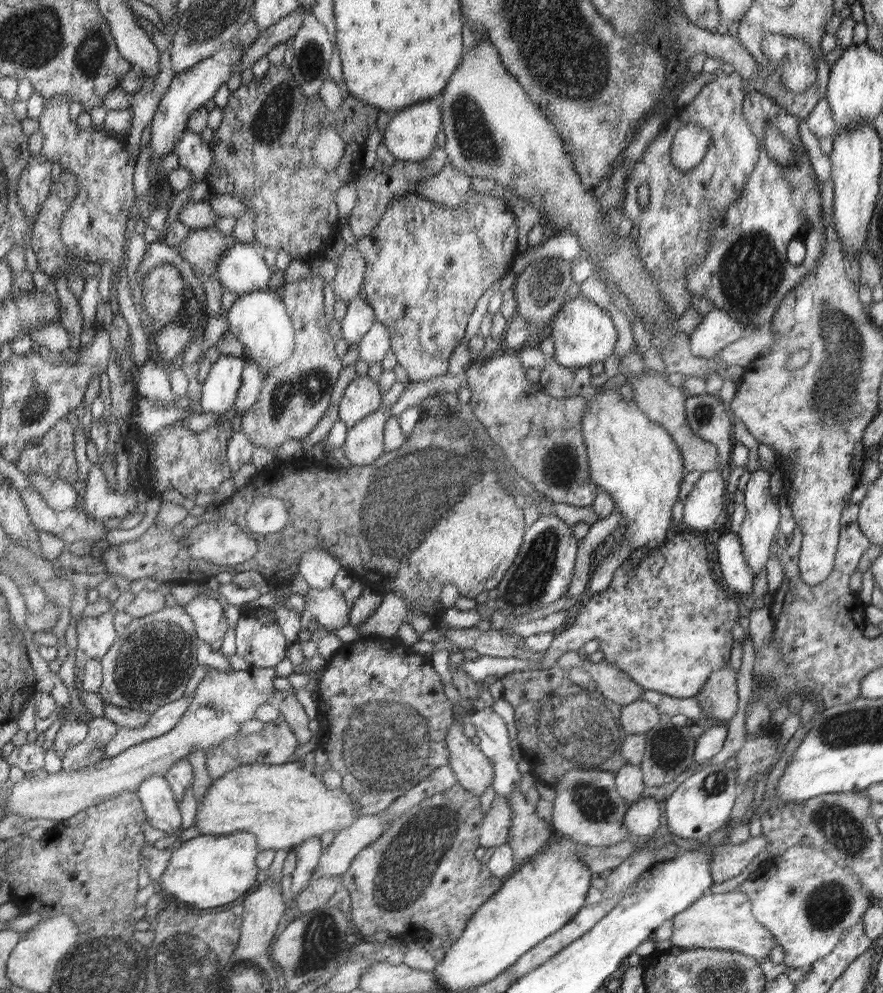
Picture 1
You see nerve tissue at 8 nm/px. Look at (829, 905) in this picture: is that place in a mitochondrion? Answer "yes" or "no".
yes

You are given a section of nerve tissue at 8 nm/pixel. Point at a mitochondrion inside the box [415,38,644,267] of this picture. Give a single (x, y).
(475, 143)

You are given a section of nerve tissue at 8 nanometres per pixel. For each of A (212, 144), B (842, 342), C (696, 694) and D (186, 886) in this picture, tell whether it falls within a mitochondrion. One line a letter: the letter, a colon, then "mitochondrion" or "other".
A: other
B: mitochondrion
C: other
D: other

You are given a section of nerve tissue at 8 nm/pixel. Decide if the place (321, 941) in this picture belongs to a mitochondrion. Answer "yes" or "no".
yes

